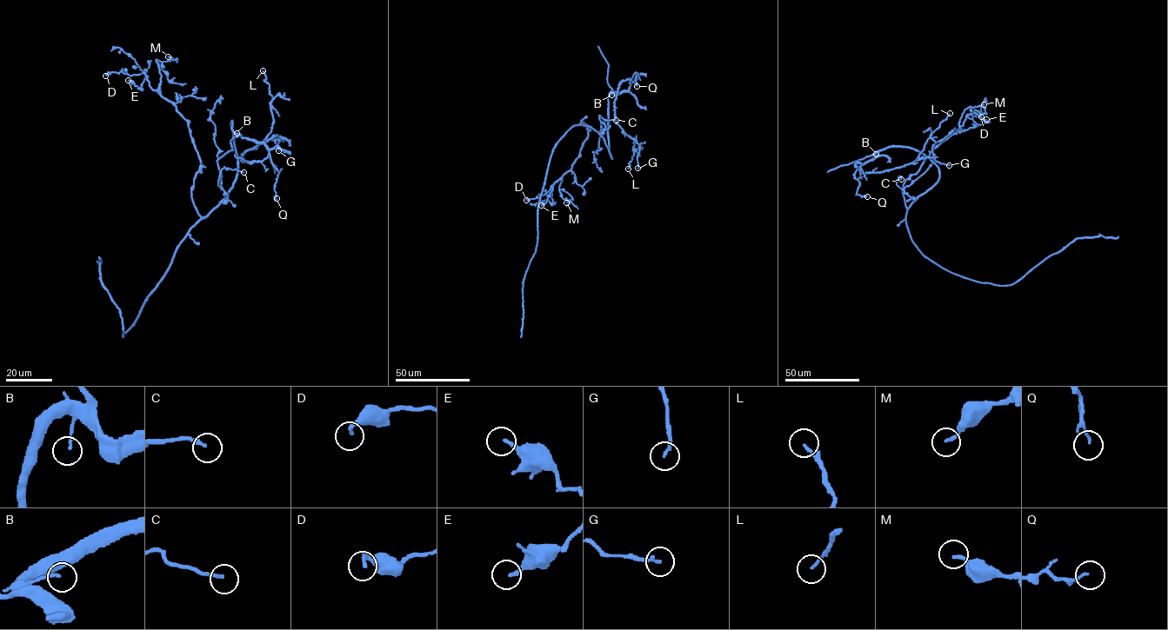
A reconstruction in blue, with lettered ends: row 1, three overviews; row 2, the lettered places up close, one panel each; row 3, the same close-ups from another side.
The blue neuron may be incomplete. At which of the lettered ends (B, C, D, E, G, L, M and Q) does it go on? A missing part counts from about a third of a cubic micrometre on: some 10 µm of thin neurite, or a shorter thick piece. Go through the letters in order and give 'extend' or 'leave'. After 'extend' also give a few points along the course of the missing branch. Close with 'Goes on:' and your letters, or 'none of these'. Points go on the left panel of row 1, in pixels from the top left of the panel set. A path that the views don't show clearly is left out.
B: leave
C: extend
D: leave
E: leave
G: leave
L: leave
M: leave
Q: leave
Goes on: C

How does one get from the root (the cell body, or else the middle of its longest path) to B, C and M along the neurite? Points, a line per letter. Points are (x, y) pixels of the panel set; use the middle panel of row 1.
B: (596, 130), (604, 139), (611, 158), (607, 129), (608, 96), (611, 92), (611, 95)
C: (596, 130), (600, 134), (604, 129), (599, 116), (606, 120), (616, 120)
M: (596, 130), (582, 121), (588, 129), (587, 137), (580, 155), (561, 177), (559, 187), (571, 197), (566, 202)

